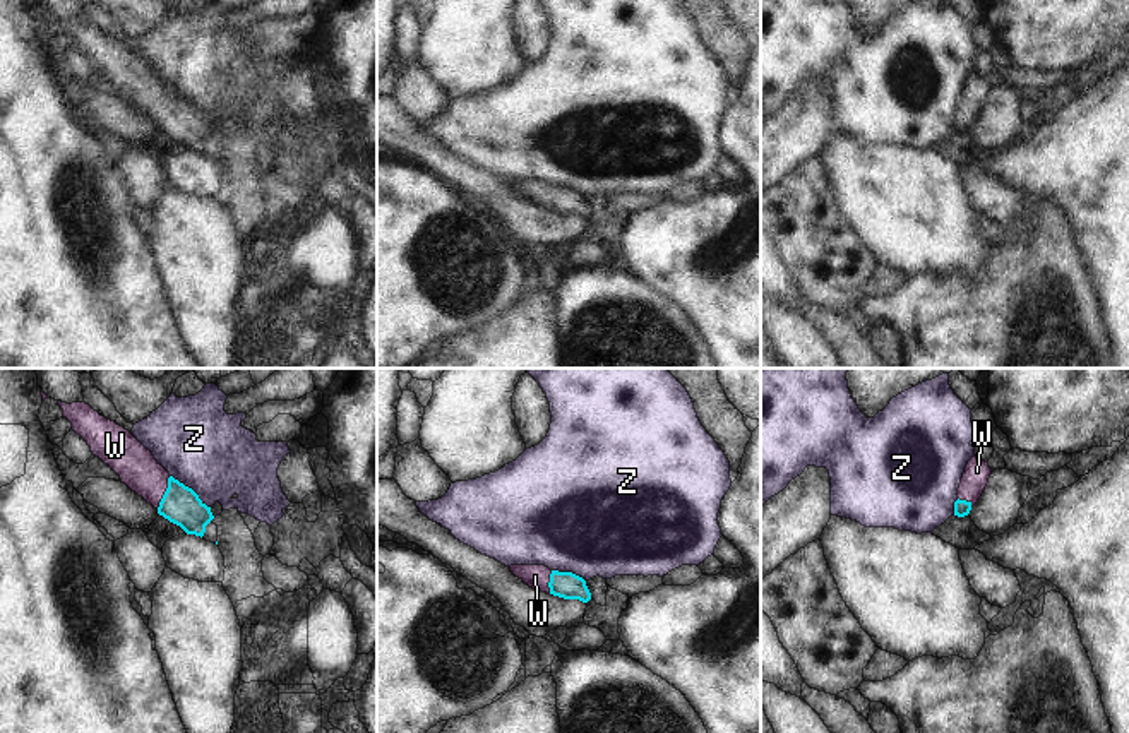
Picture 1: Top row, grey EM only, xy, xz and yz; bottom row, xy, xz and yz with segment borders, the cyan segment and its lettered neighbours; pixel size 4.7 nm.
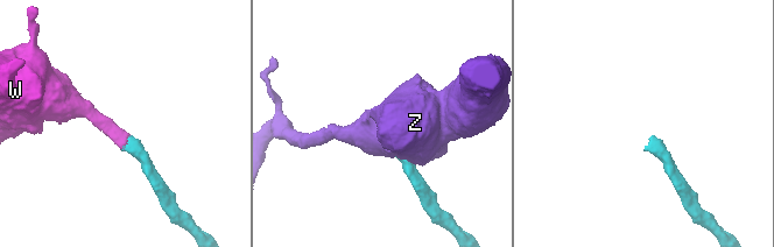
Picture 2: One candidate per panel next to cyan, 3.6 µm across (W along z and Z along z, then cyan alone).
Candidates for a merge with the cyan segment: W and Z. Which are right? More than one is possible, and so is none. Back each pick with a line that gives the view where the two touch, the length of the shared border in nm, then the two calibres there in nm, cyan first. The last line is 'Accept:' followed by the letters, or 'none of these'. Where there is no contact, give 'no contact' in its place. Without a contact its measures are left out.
W: contact in xy; length 170 nm; calibres 180 and 190 nm
Accept: W

